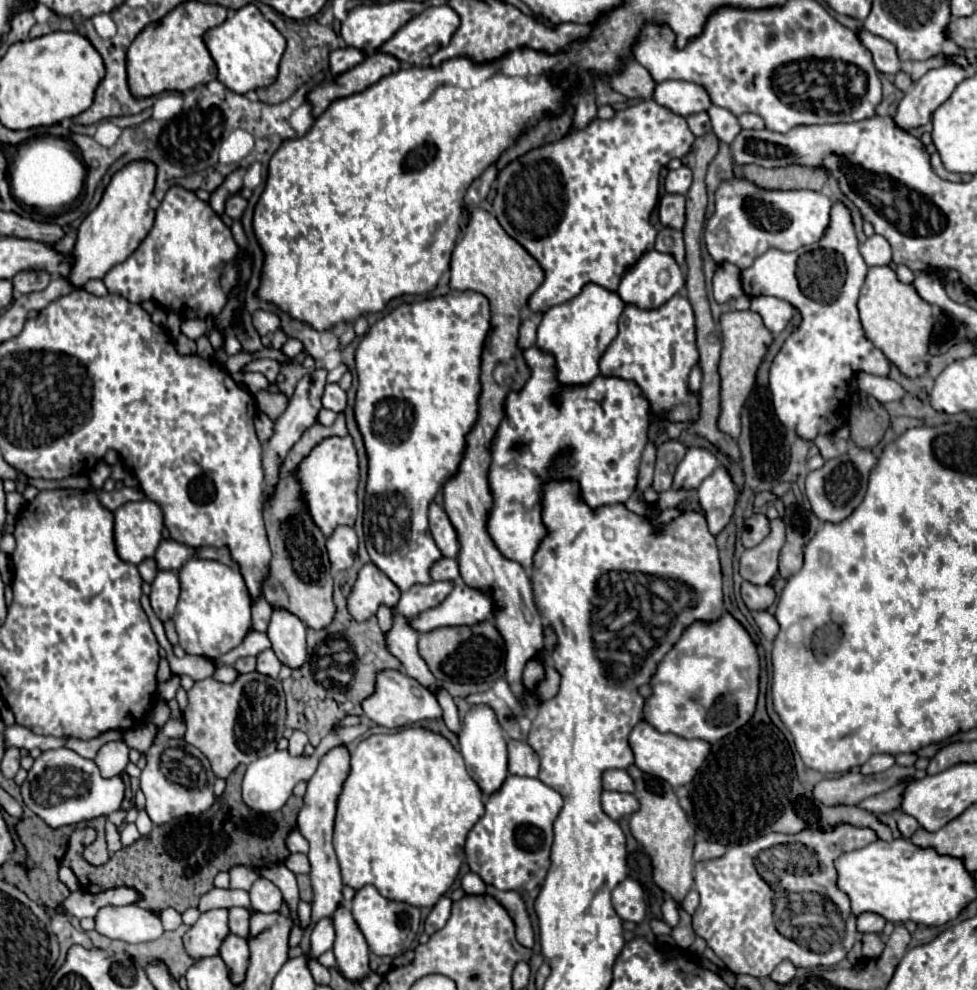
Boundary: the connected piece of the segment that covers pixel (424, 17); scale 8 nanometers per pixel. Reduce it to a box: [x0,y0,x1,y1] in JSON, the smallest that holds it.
[376,6,460,66]

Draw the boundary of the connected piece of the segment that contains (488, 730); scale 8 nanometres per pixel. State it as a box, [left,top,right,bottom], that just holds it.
[460,704,508,796]

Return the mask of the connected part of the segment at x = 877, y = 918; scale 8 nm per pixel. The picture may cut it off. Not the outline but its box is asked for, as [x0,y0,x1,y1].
[858,912,886,934]

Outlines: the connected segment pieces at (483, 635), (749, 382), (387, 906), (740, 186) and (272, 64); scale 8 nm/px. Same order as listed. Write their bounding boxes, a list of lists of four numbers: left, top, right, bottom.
[[418,620,504,684],[718,310,772,440],[352,884,420,956],[704,178,832,266],[204,4,286,94]]

